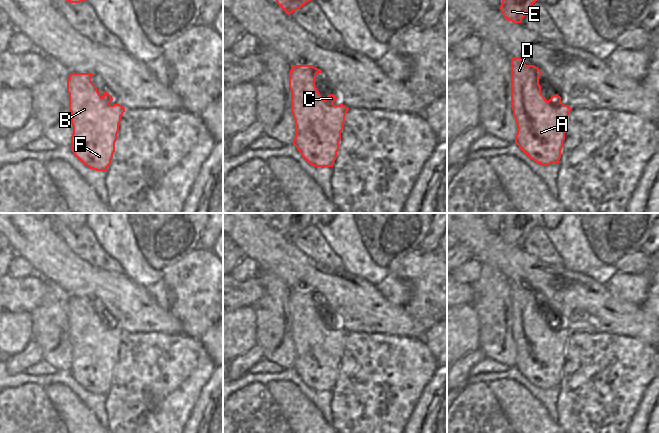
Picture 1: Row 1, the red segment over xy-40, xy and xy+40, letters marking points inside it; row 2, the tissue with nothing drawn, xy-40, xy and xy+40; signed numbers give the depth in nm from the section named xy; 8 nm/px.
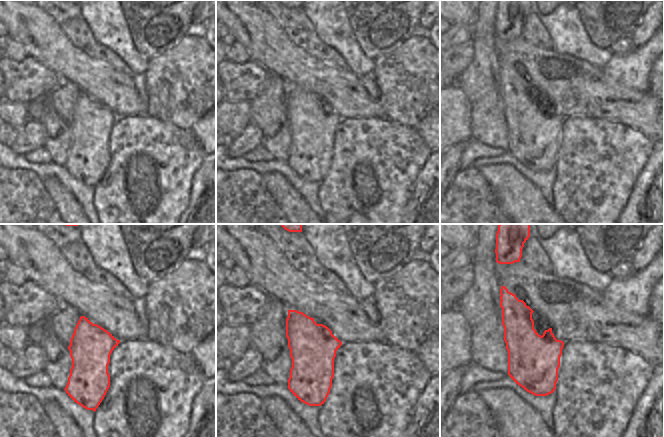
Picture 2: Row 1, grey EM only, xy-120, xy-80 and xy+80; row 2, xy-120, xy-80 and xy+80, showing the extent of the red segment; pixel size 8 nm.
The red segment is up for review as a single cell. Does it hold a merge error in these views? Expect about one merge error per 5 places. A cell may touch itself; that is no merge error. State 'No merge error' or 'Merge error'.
No merge error

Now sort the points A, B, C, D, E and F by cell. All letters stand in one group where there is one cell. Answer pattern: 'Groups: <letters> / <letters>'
Groups: A B C D E F

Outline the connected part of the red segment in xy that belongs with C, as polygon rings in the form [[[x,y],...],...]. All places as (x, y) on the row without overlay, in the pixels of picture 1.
[[[291,289],[289,296],[289,312],[291,314],[291,336],[295,344],[295,362],[293,369],[297,372],[303,383],[314,391],[333,391],[339,374],[341,356],[345,346],[345,340],[349,334],[343,329],[334,329],[337,322],[330,318],[325,324],[321,322],[315,310],[315,302],[322,295],[312,289]]]

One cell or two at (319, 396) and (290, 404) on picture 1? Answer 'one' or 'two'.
two

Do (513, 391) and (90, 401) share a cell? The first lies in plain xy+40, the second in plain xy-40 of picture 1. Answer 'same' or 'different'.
different

